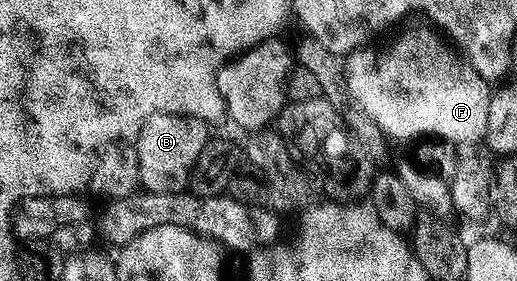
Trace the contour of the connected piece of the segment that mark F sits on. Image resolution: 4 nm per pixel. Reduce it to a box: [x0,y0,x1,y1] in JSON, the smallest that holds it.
[342,27,489,146]

